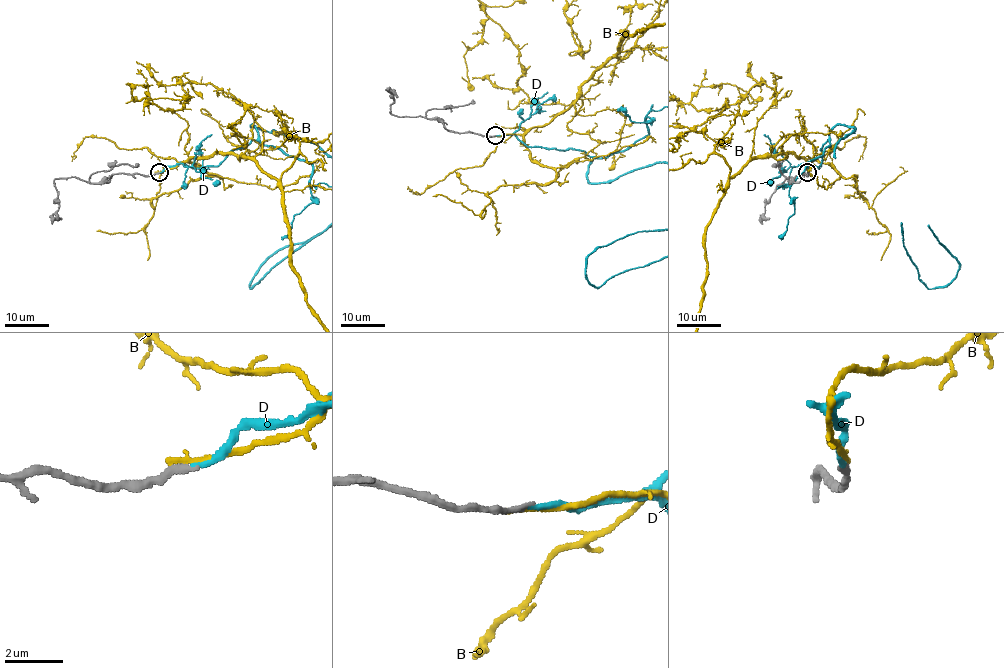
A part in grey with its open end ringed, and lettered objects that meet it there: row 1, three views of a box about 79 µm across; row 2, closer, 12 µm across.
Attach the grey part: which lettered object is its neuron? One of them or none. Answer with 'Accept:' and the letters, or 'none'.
Accept: D

